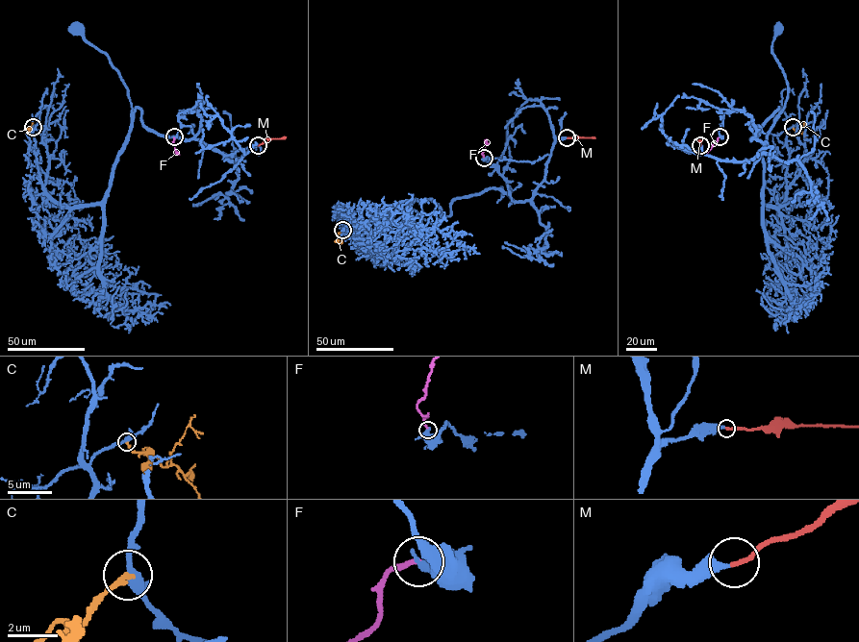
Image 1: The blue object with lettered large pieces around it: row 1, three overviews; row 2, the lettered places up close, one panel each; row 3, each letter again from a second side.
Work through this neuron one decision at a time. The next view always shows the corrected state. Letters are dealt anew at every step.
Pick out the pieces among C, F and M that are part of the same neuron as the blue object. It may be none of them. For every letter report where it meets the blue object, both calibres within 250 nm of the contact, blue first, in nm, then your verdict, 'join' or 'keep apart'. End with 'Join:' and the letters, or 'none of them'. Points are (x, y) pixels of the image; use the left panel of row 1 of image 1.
C: (33, 127) | 320/190 nm | keep apart
F: (174, 136) | 440/200 nm | keep apart
M: (258, 145) | 360/200 nm | join
Join: M

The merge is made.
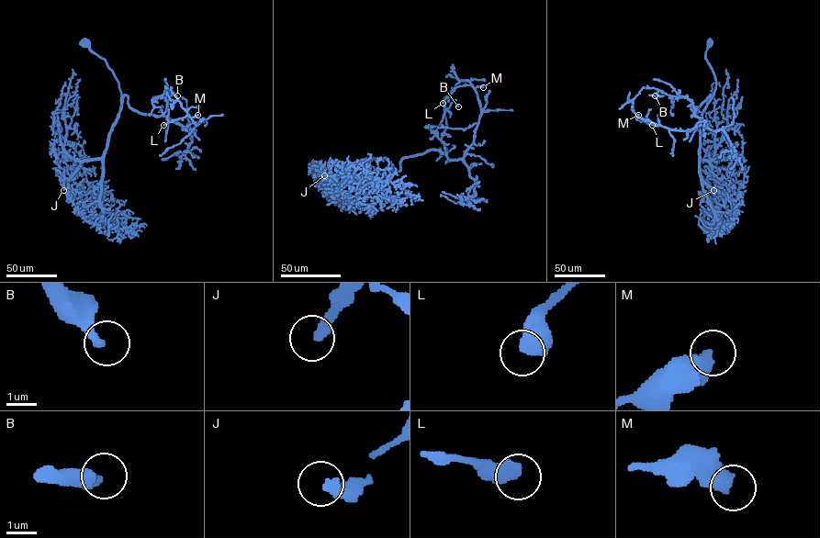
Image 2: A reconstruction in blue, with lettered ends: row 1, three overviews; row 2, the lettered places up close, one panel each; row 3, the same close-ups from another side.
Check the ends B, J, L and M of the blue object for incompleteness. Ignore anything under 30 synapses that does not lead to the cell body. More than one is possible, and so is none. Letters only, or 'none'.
none

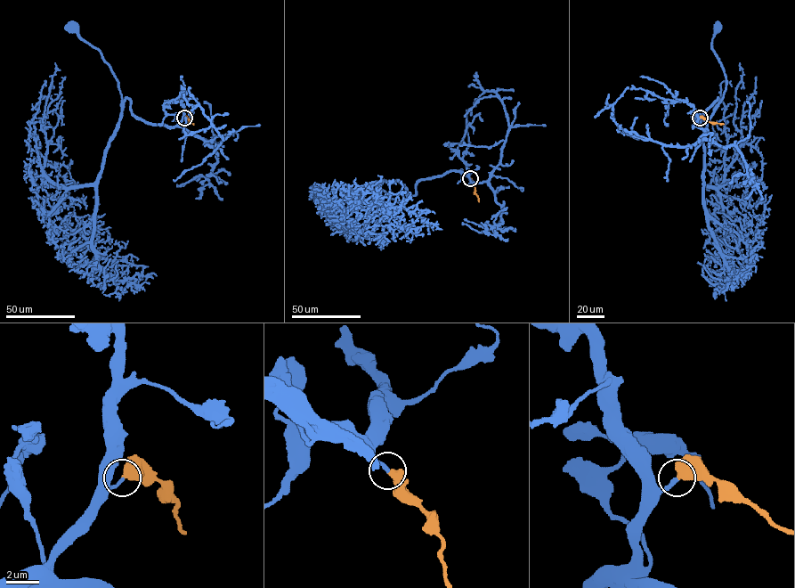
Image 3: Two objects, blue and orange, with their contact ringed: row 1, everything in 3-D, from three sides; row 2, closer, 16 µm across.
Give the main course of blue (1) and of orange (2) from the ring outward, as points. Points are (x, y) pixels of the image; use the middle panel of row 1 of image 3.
1: (470, 178), (458, 171), (421, 179), (416, 194), (407, 193), (403, 204), (382, 190), (368, 190), (358, 195)
2: (470, 178), (478, 201)

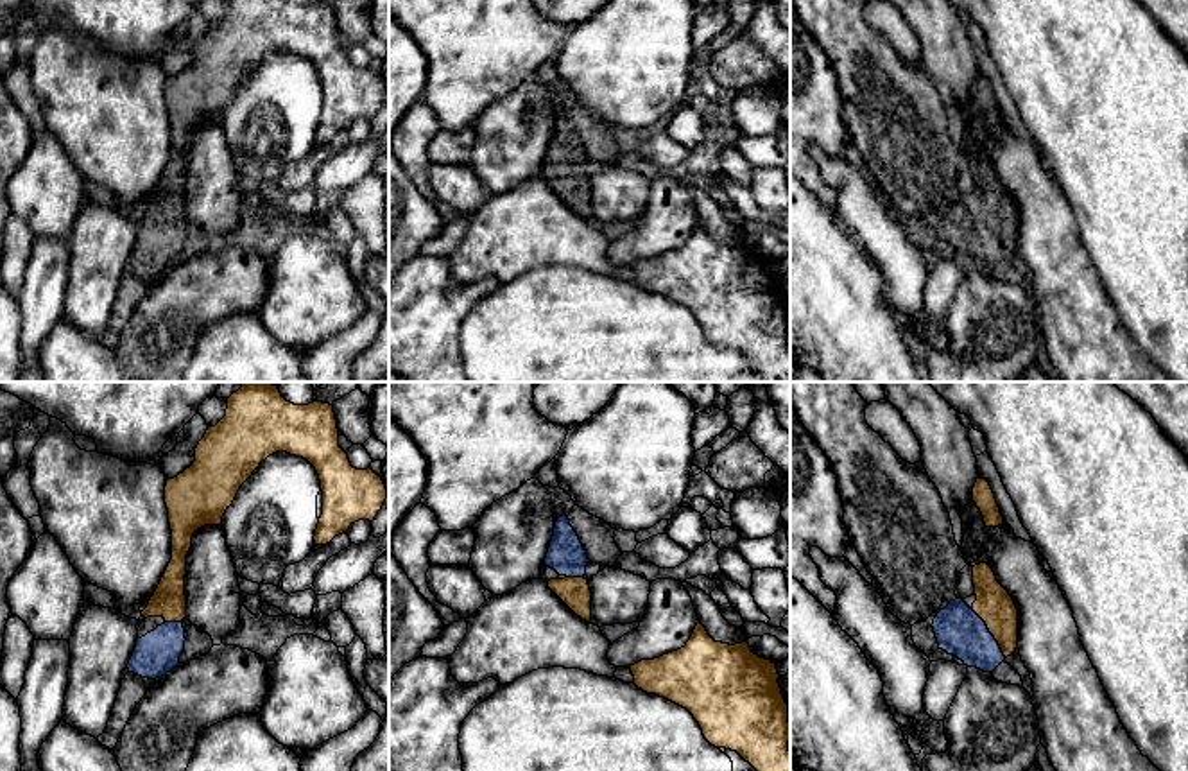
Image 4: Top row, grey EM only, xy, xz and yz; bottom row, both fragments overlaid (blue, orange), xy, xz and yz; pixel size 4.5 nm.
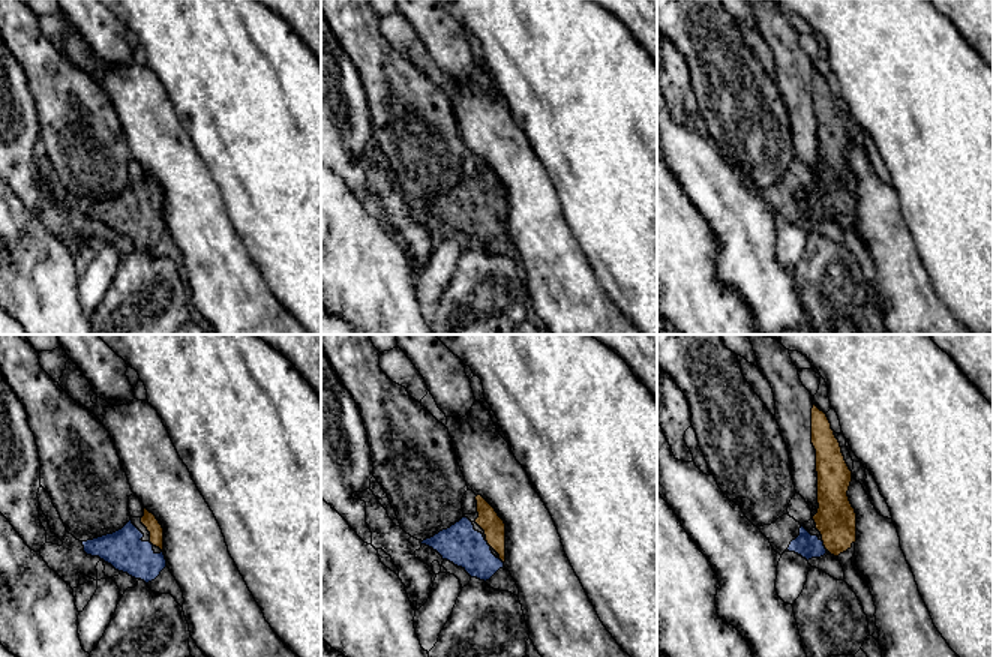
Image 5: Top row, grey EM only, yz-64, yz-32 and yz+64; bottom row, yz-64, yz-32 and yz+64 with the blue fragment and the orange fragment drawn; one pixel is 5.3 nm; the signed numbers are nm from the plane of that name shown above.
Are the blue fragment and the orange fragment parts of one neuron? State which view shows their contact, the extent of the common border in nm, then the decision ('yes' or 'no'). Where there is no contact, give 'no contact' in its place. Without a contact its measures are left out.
yz | 260 nm | yes

